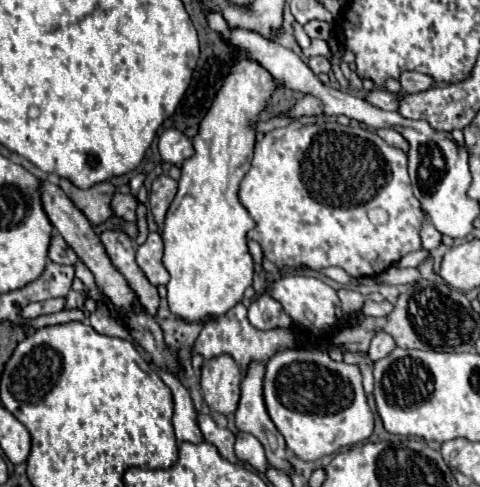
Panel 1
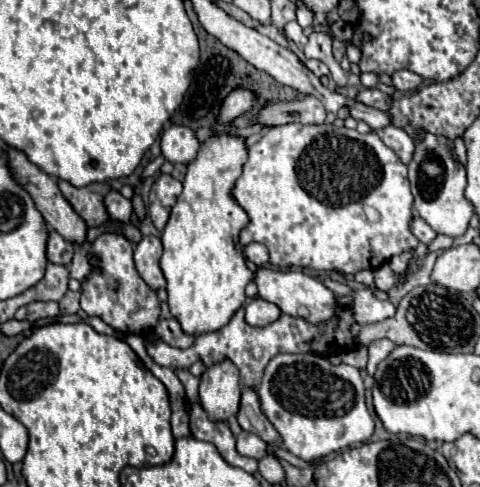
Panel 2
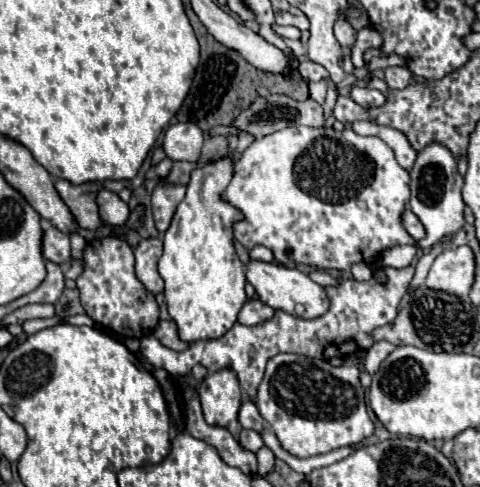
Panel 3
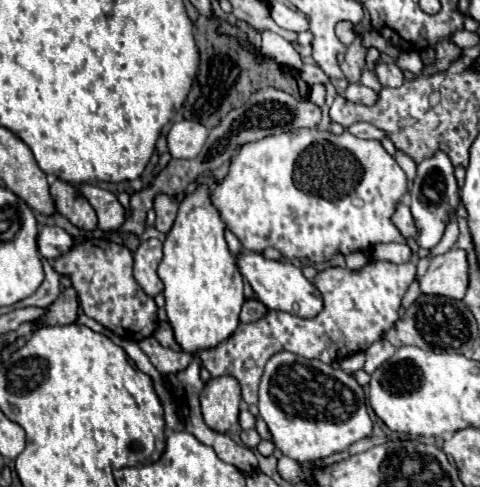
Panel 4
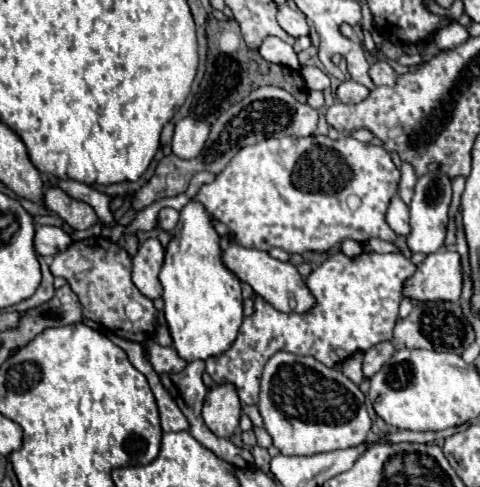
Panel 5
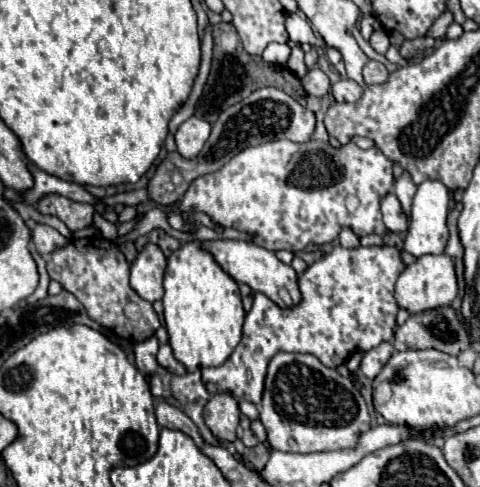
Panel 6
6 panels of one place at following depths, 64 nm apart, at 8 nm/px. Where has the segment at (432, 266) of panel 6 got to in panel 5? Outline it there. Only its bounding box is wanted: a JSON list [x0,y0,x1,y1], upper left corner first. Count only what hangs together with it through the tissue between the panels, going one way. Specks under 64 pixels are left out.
[404,252,462,302]

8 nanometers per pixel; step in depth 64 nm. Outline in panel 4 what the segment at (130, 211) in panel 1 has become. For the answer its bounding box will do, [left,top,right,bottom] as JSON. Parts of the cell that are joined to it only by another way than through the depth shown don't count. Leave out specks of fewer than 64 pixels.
[80,184,126,230]

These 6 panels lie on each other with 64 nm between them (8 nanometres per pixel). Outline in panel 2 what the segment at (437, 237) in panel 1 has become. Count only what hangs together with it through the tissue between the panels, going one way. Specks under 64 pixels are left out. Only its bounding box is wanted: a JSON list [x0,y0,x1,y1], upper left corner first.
[412,212,436,244]

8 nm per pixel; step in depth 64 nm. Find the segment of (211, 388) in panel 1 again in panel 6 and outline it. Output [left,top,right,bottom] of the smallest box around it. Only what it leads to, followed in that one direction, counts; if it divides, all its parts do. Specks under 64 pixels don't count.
[204,392,240,442]

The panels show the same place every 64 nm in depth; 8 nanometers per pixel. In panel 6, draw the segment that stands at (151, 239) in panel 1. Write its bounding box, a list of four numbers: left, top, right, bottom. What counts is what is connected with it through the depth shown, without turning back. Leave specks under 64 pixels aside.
[130,242,166,302]

